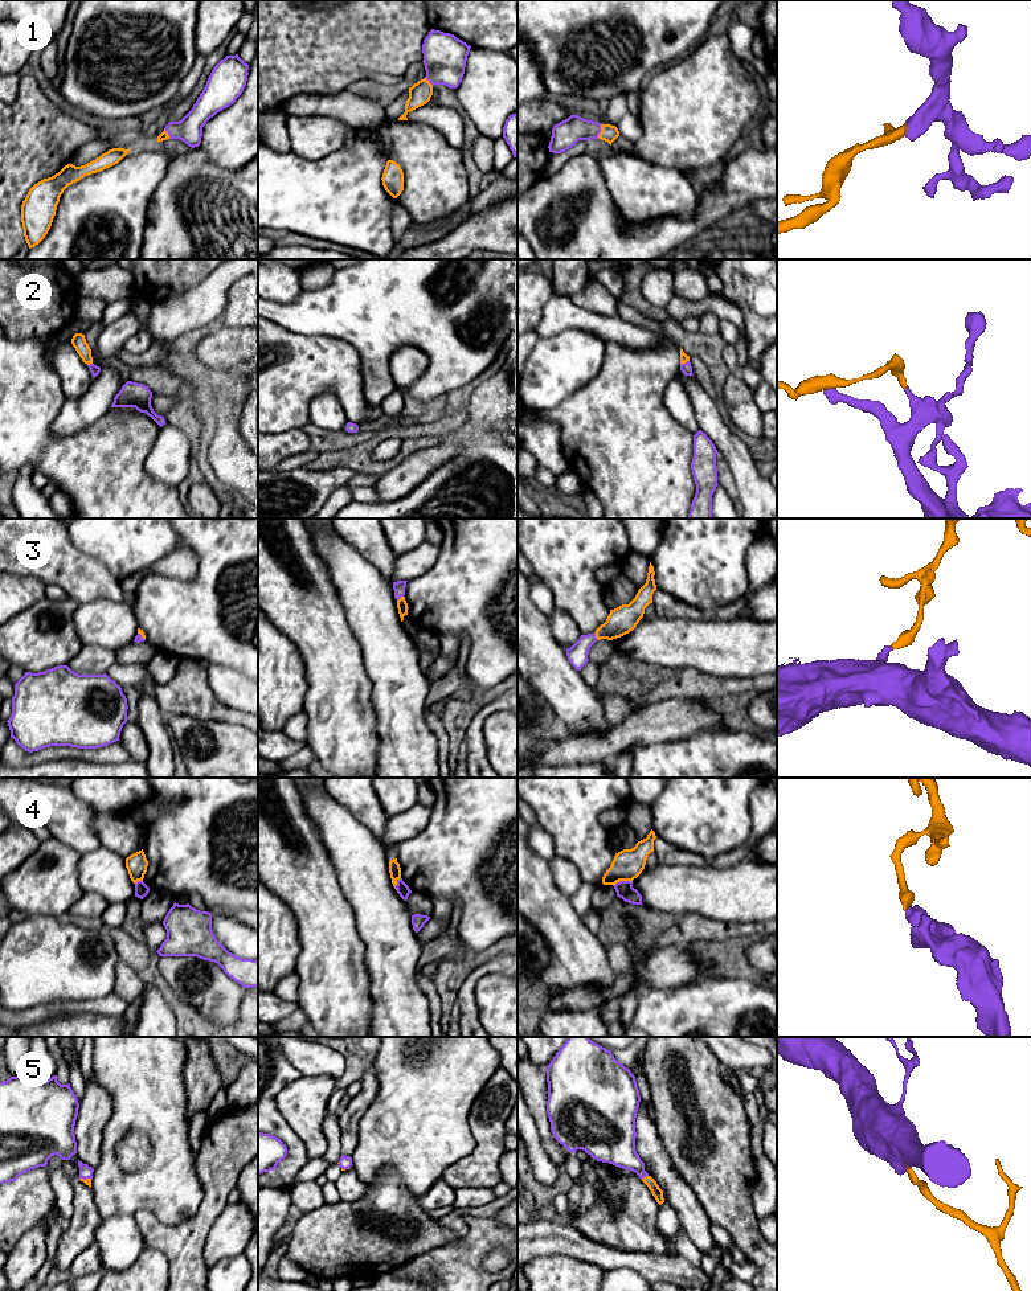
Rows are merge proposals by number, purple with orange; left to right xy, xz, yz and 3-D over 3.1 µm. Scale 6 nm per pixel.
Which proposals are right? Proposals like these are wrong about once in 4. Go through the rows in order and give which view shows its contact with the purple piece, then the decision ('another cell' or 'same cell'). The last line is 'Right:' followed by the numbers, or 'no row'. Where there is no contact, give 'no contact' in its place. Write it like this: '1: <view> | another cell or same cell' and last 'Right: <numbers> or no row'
1: yz | same cell
2: xy | same cell
3: yz | same cell
4: yz | another cell
5: yz | same cell
Right: 1, 2, 3, 5

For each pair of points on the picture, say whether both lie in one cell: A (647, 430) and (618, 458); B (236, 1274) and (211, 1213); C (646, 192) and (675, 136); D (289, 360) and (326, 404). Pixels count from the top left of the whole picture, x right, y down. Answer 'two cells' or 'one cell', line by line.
A: one cell
B: two cells
C: two cells
D: two cells

